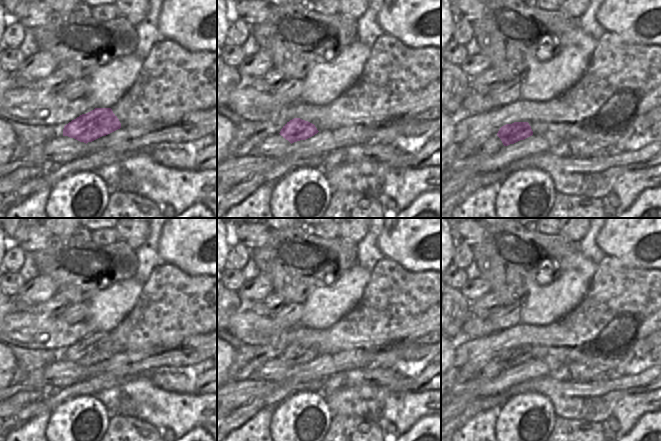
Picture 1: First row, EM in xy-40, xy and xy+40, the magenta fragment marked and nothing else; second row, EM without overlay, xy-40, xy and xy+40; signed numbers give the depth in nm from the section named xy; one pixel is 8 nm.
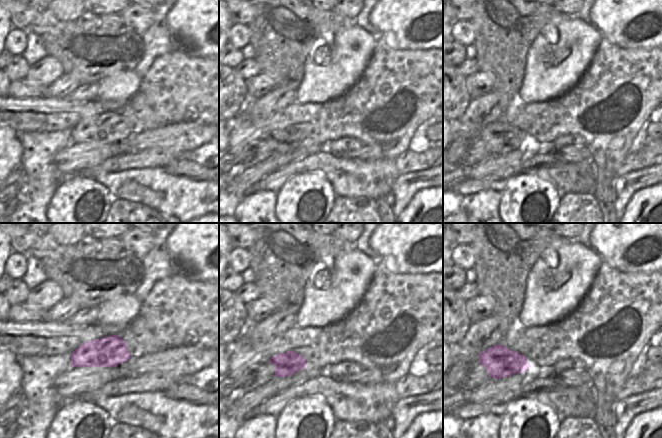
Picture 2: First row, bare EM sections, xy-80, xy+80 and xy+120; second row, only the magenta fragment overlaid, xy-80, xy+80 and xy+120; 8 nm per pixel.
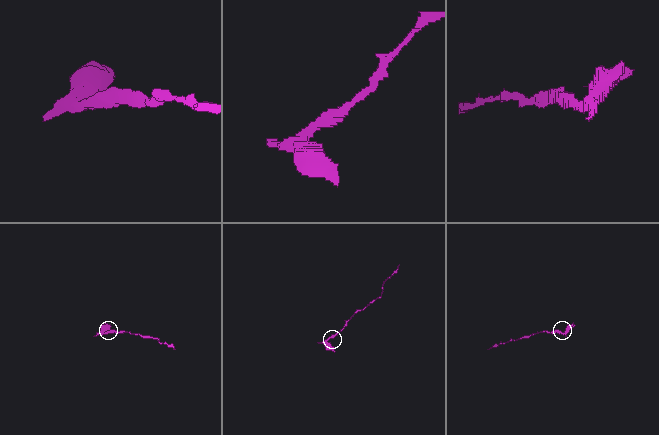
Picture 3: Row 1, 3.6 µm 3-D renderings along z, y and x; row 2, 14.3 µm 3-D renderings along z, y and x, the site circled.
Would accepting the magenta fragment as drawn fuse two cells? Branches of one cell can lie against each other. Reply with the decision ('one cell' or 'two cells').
two cells

